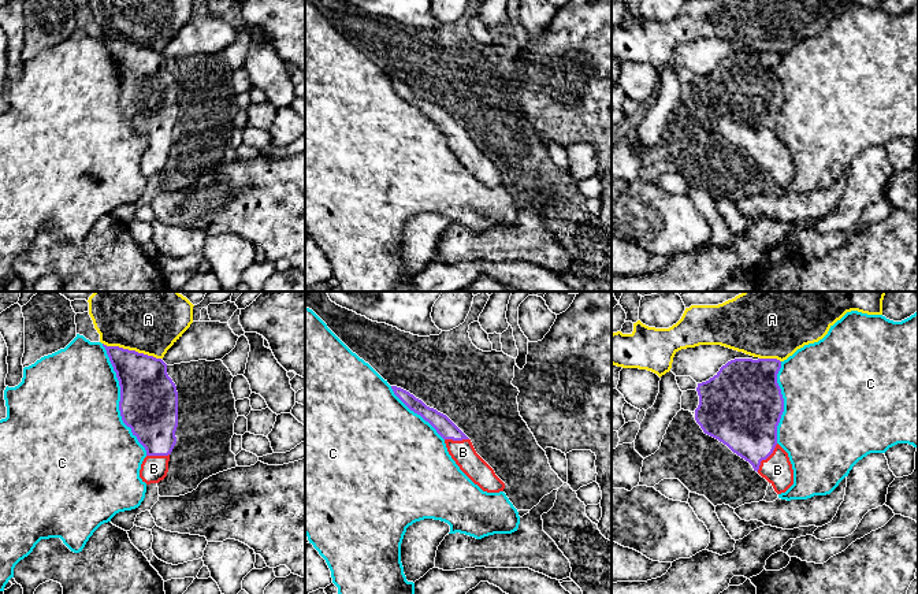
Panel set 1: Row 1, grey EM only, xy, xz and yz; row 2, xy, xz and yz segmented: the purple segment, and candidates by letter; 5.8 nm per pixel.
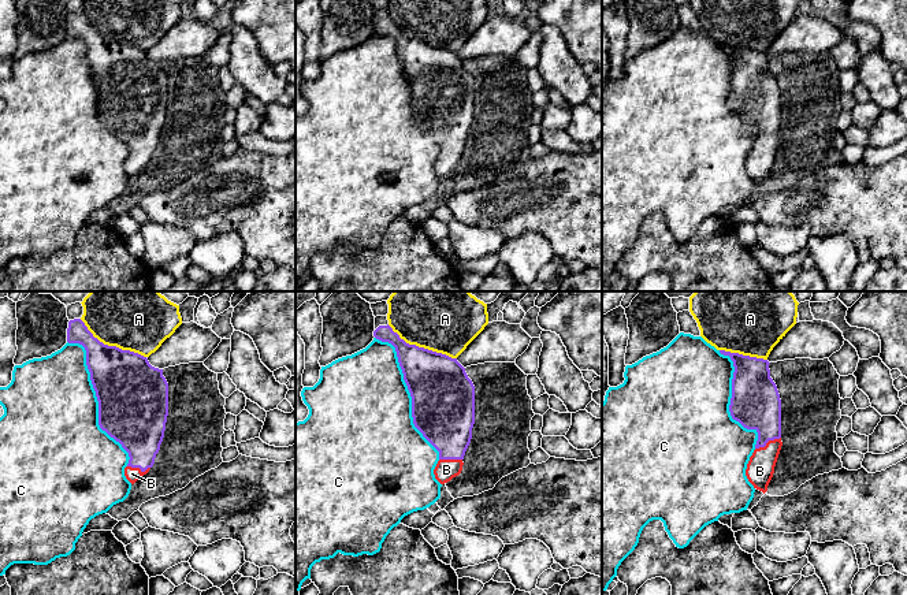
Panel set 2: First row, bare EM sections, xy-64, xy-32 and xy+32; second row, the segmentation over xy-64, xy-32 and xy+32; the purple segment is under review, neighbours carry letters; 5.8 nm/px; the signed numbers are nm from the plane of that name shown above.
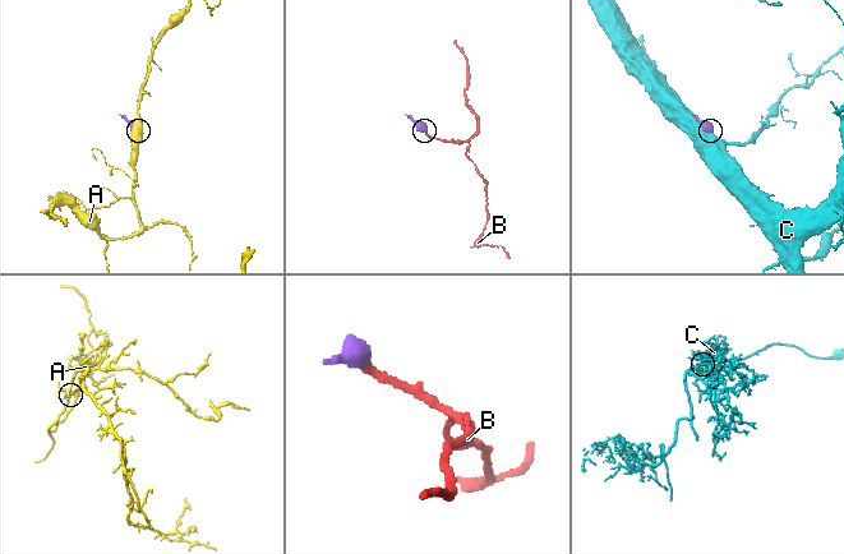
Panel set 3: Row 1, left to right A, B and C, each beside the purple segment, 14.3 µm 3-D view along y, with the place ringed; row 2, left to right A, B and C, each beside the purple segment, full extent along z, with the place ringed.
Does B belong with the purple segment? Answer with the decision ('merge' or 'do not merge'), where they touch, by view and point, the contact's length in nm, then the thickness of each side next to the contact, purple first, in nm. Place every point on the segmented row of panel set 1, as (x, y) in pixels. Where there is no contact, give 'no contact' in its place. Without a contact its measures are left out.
merge; meets purple in yz at (765, 459); contact 200 nm long; 360 nm thick on the purple side, 180 nm on the other

